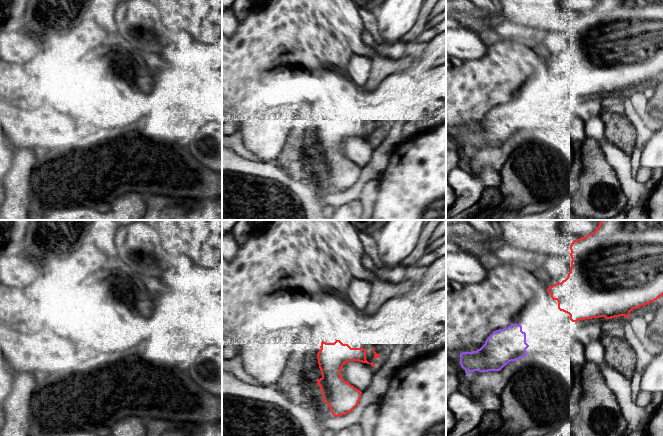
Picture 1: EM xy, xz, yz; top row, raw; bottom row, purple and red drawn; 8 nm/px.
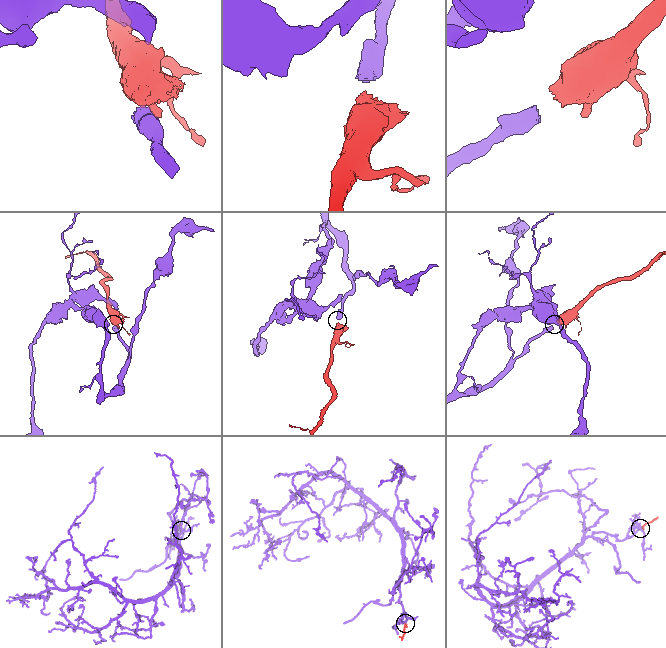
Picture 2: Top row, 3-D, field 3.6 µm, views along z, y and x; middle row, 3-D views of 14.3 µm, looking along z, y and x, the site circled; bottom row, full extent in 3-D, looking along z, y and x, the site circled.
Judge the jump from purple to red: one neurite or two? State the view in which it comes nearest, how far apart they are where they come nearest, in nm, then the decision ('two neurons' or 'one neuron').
nearest in yz; 320 nm apart; one neuron

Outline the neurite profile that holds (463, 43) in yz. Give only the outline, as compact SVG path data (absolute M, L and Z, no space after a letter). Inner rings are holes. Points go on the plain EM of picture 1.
M465 27L446 29L446 56L462 61L480 59L486 55L488 46L479 35Z

